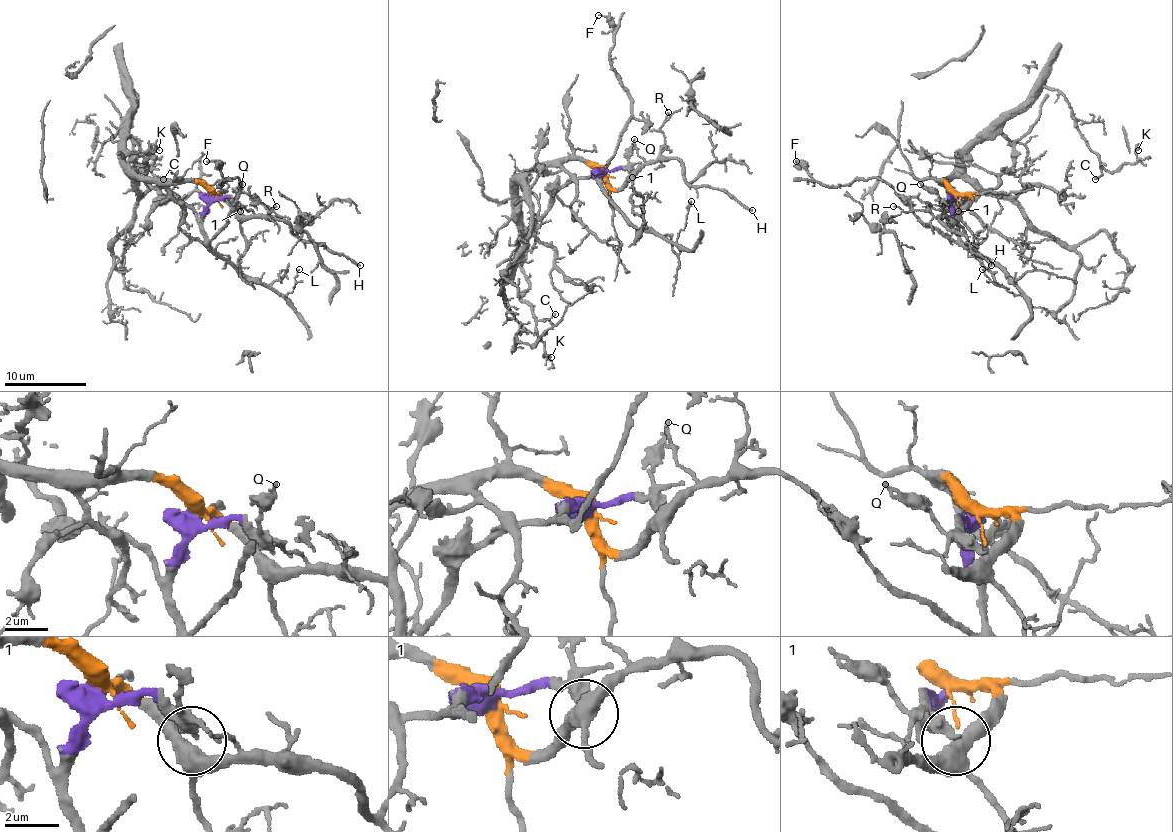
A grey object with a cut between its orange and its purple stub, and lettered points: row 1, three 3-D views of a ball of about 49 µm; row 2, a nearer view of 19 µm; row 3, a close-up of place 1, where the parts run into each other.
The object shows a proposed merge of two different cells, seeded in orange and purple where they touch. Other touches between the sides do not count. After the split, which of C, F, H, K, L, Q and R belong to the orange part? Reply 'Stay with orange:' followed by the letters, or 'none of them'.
Stay with orange: C, H, K, R

